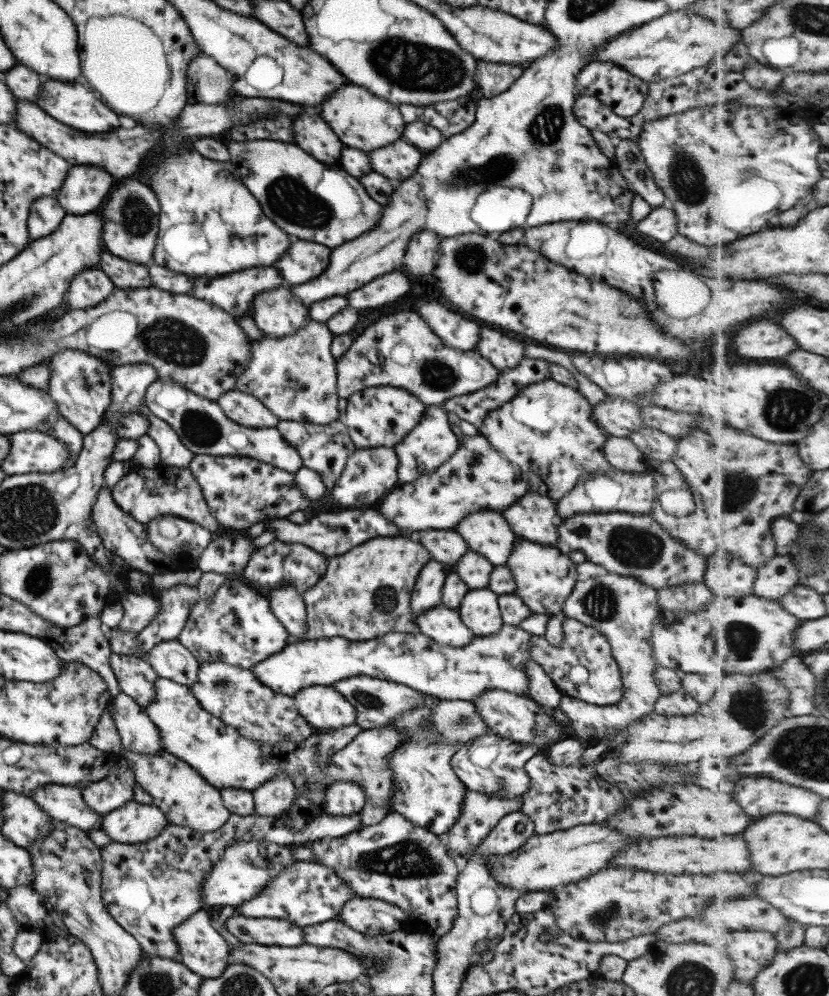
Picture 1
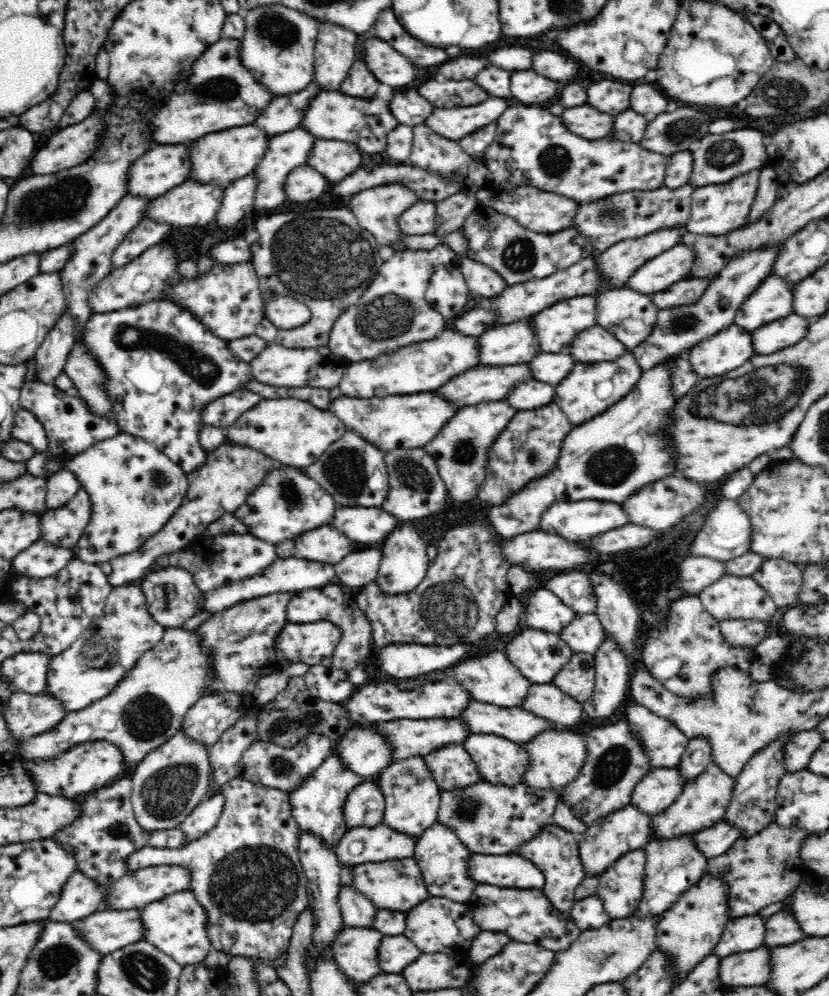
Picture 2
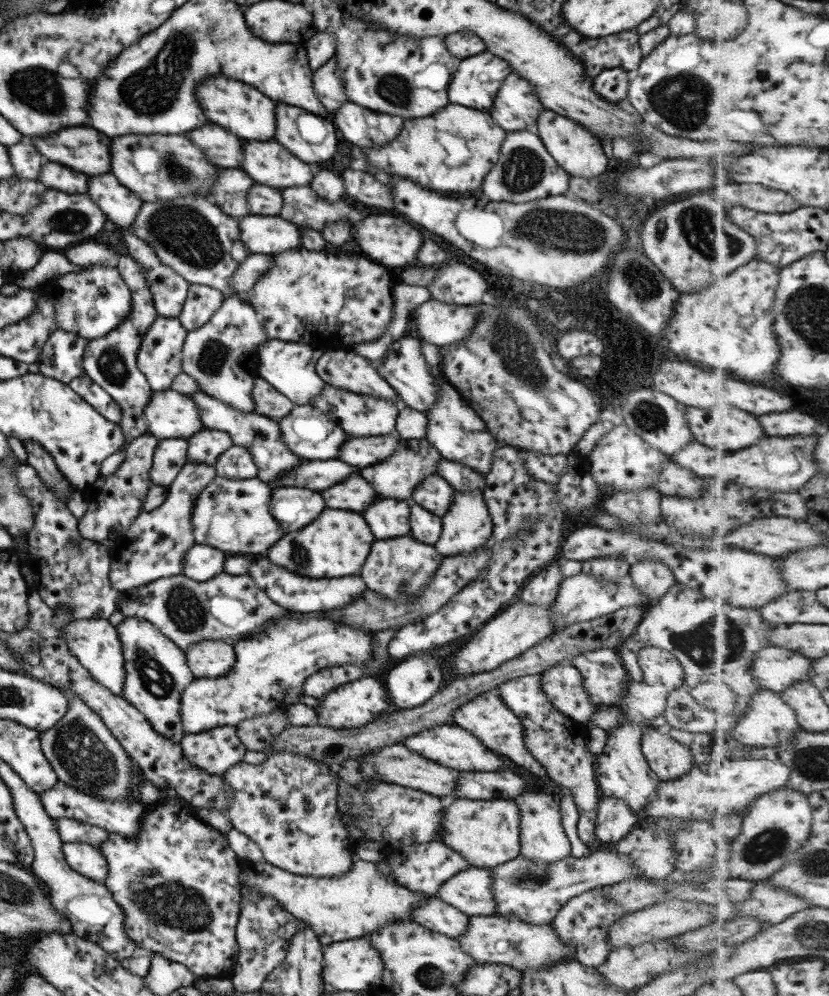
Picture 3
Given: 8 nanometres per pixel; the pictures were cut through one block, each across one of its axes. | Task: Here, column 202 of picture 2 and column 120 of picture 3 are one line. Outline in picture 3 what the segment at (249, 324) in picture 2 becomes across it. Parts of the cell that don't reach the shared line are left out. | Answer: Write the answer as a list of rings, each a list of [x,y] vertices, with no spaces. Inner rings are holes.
[[[91,265],[80,272],[67,272],[56,280],[57,292],[53,298],[53,311],[57,328],[75,333],[85,339],[105,336],[107,332],[117,328],[131,312],[129,288],[113,267]]]

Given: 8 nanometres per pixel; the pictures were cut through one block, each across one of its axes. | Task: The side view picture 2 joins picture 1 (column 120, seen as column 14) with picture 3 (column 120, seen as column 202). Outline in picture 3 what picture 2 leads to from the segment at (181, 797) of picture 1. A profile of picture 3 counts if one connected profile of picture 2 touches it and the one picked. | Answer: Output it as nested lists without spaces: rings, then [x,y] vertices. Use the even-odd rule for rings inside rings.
[[[107,619],[72,620],[64,626],[66,647],[98,685],[120,696],[124,681],[124,662],[117,631]]]

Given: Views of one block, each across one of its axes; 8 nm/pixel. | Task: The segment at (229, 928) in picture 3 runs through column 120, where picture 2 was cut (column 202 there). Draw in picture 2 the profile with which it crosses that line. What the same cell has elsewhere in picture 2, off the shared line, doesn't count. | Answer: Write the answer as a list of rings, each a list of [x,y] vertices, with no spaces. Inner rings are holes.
[[[239,776],[230,780],[221,793],[224,806],[220,818],[200,840],[180,849],[142,848],[126,860],[124,867],[130,873],[162,865],[188,869],[189,884],[184,891],[192,891],[206,913],[206,932],[212,950],[247,959],[274,961],[287,951],[296,918],[309,906],[308,879],[298,851],[301,828],[292,816],[288,793],[284,790],[268,788]]]

